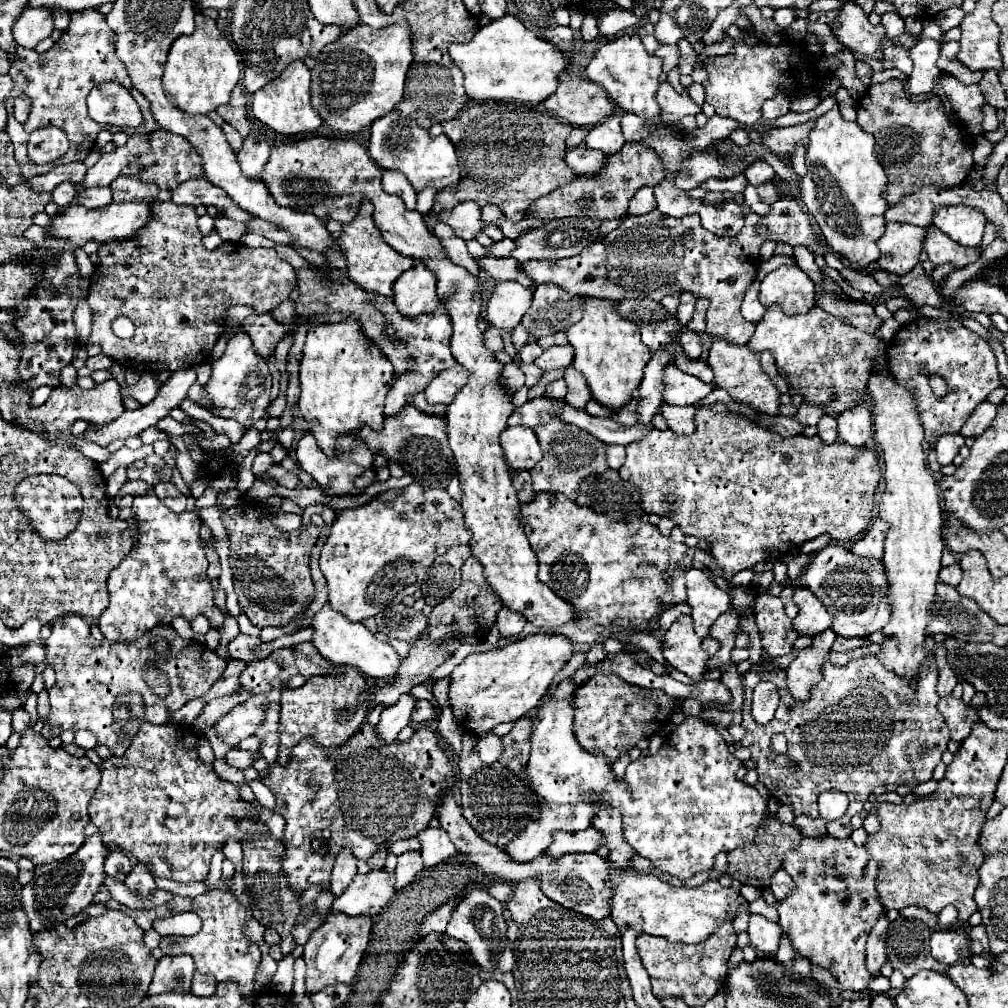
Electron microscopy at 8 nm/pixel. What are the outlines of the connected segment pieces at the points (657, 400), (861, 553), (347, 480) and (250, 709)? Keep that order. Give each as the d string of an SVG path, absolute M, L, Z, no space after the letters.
M656 351L654 357L650 359L648 367L644 369L644 379L638 387L640 391L640 399L638 399L638 423L648 423L652 419L652 415L660 409L662 399L662 375L660 371L664 371L664 367L672 363L672 355L668 355L666 351Z
M876 519L870 527L870 531L852 545L852 553L858 557L866 557L866 559L874 559L874 561L882 561L882 553L884 553L884 537L886 537L888 525L880 519Z
M304 433L300 437L300 443L296 447L296 459L298 459L298 465L312 475L312 479L316 479L316 483L330 495L358 495L362 493L356 485L354 485L354 479L360 477L366 469L374 469L374 453L358 439L358 437L340 437L338 439L338 449L340 449L340 457L326 457L322 453L322 449L316 445L312 433Z
M254 695L246 703L234 707L228 715L224 715L216 727L222 741L226 741L230 747L236 747L242 739L256 733L256 729L266 719L266 707L268 697L266 695Z

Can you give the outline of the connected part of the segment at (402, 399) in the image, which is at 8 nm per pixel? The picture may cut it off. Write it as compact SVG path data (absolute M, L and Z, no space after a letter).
M378 297L376 299L376 307L382 311L382 315L386 317L386 327L384 327L384 333L392 339L392 341L402 341L406 347L408 347L408 355L410 359L414 359L414 367L404 371L402 375L396 375L394 379L394 385L390 389L390 409L386 409L386 417L394 417L398 415L408 403L406 399L418 391L424 391L426 383L436 377L440 371L448 369L454 365L454 359L450 355L450 319L446 315L446 309L444 305L440 305L434 313L426 313L426 315L420 315L420 317L402 317L400 311L396 309L394 301L390 297Z

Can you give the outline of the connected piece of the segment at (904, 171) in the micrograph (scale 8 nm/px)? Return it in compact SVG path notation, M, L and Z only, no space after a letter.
M890 79L886 83L874 83L866 91L866 95L858 103L858 125L866 131L872 133L876 139L876 159L884 167L888 175L888 189L884 193L884 199L892 205L898 203L902 197L912 195L914 191L934 185L934 187L958 187L960 183L966 181L970 167L974 165L972 161L972 137L964 133L964 129L956 123L950 123L950 117L944 111L944 105L936 99L926 99L926 101L914 101L908 99L904 93L904 87L898 79Z

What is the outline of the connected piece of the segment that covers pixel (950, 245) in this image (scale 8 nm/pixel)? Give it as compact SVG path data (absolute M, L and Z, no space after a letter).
M928 227L926 239L924 239L924 251L928 253L928 259L938 265L954 265L954 267L966 267L970 263L976 263L982 257L982 249L970 249L962 247L956 241L952 241L948 235L938 231L938 227Z

